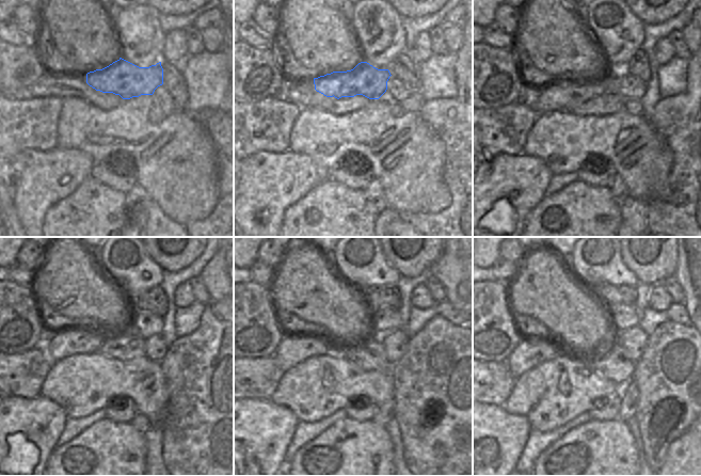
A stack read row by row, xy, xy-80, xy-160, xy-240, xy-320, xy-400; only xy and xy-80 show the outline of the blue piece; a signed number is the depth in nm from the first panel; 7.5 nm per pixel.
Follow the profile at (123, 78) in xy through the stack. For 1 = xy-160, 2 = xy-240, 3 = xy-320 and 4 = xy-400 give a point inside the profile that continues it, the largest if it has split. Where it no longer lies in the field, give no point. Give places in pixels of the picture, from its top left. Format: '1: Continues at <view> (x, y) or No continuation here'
1: Continues at xy-160 (563, 94)
2: Continues at xy-240 (76, 338)
3: Continues at xy-320 (293, 348)
4: Continues at xy-400 (530, 352).

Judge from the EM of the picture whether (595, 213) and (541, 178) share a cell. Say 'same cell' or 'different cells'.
different cells

